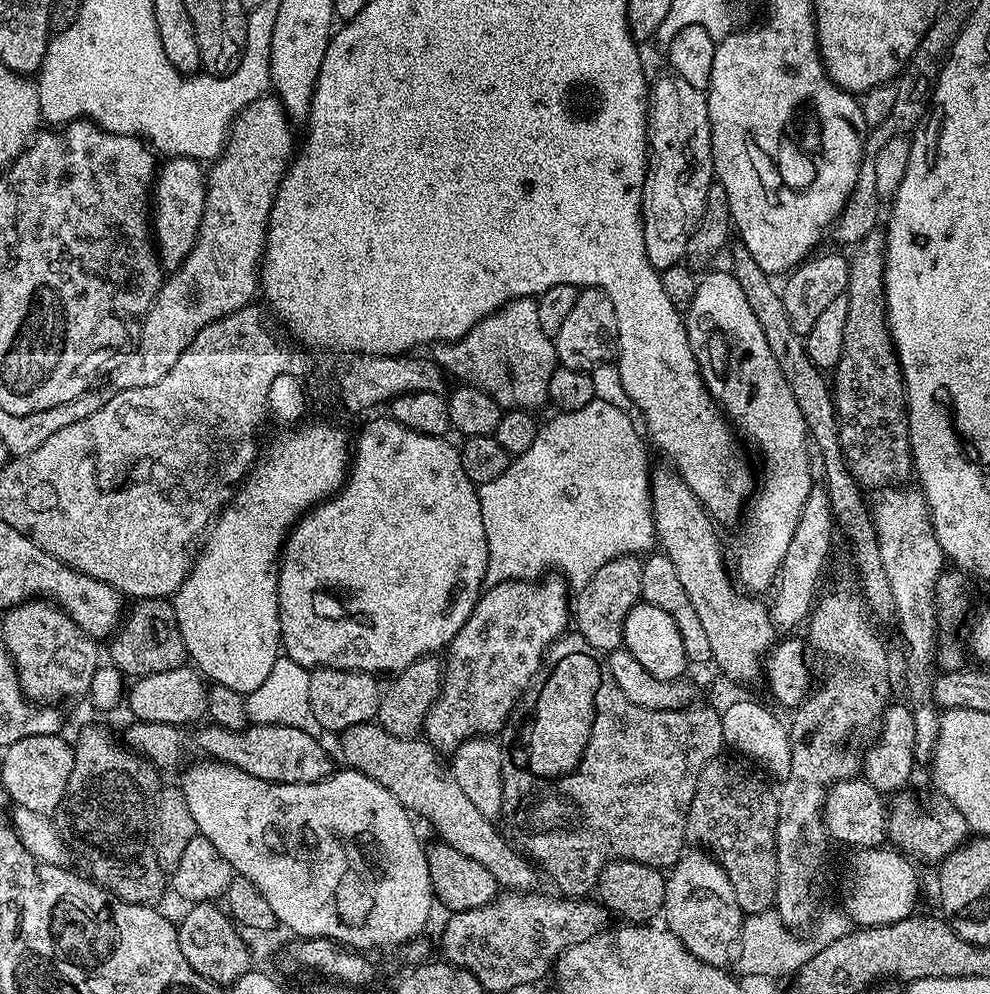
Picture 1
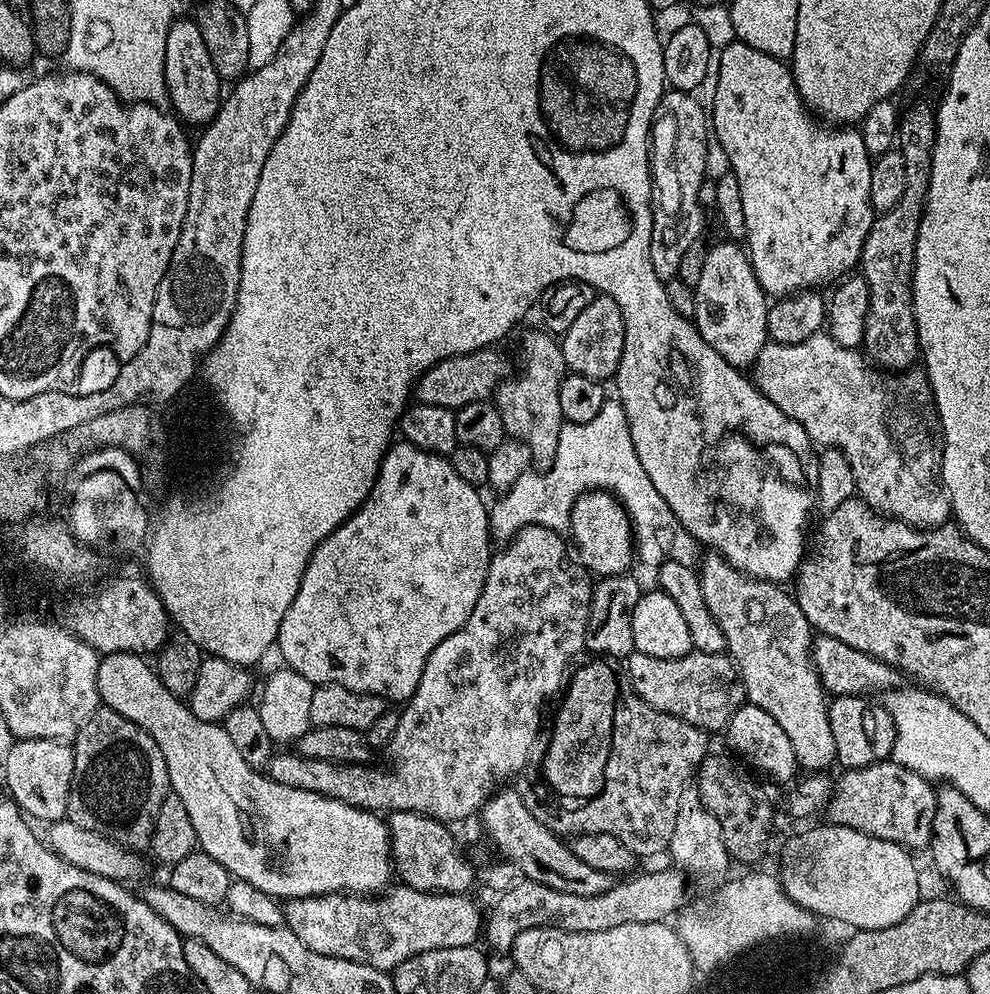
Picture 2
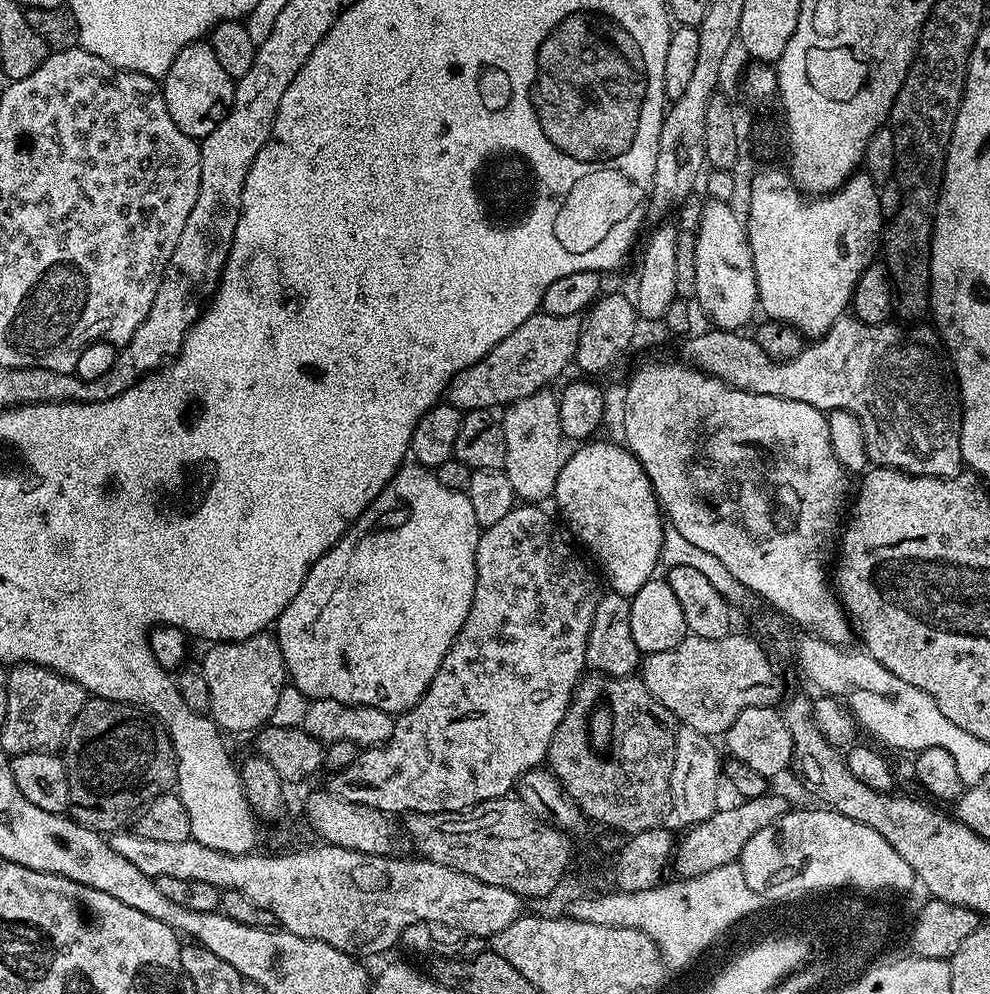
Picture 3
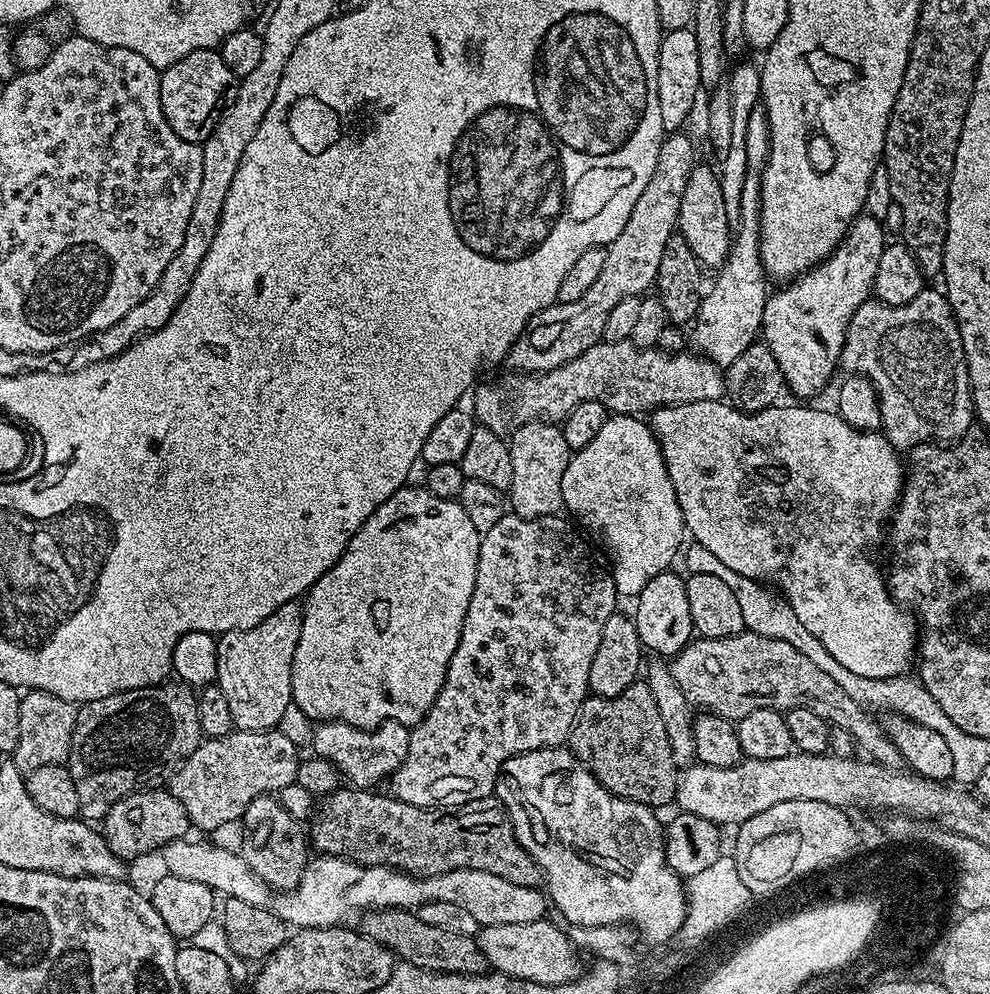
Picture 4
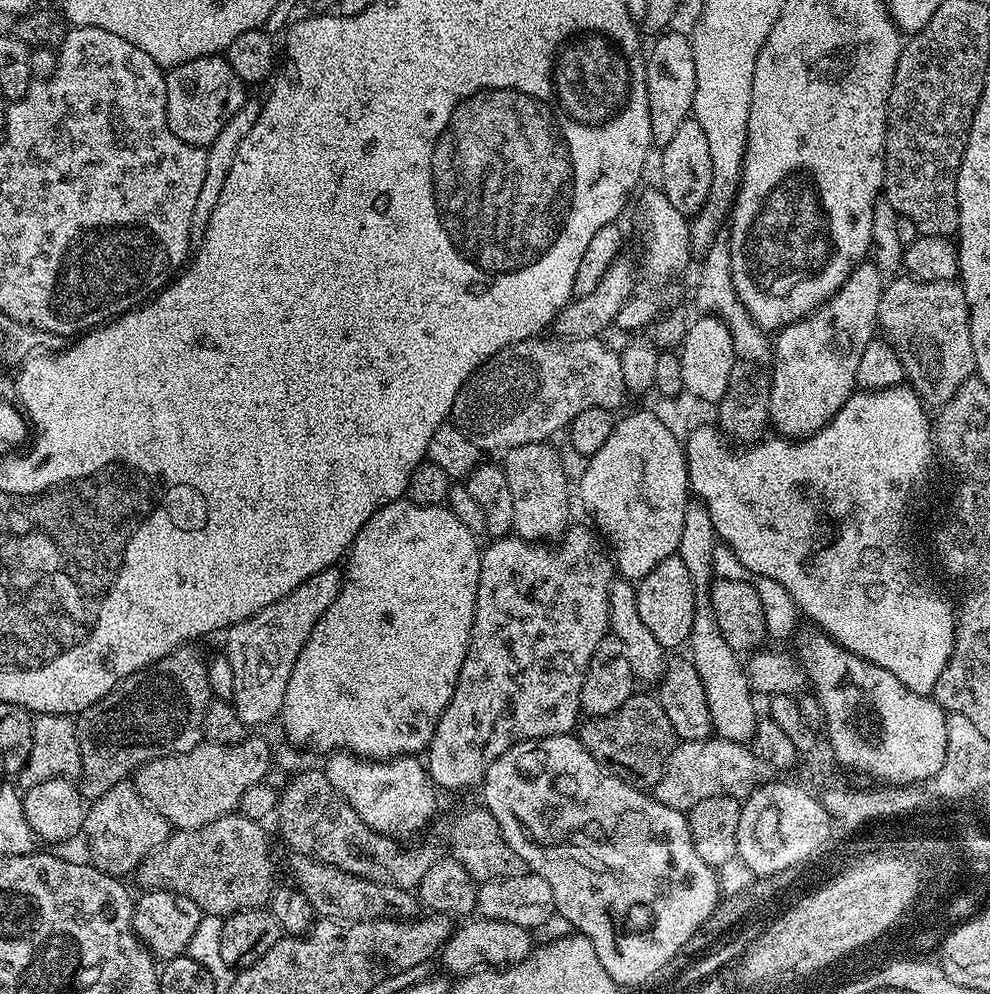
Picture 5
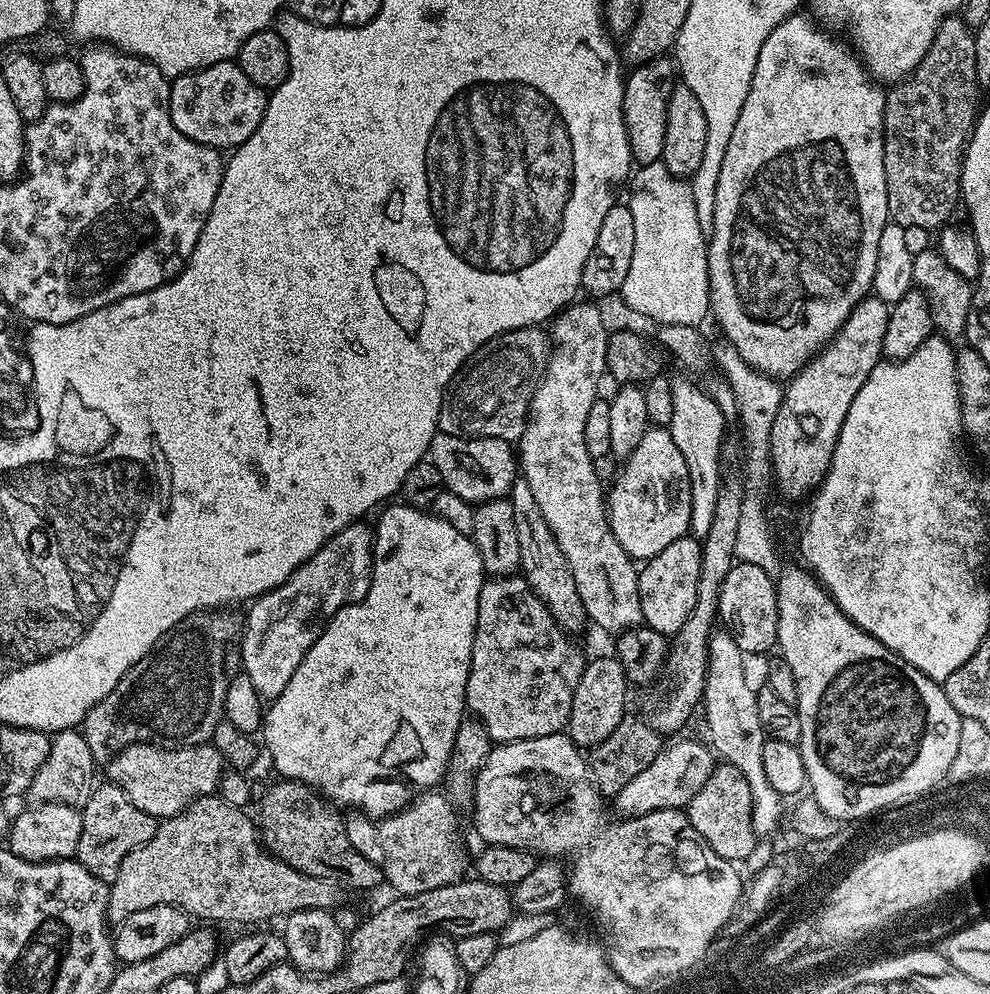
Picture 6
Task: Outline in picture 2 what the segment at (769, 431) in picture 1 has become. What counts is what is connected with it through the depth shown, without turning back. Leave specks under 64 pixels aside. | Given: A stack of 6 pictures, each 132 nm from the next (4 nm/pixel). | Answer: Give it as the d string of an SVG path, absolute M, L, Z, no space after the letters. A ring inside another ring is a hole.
M713 243L706 254L702 278L698 278L694 285L694 323L704 341L714 346L714 350L718 350L718 354L722 354L726 362L744 370L756 363L758 354L769 343L766 314L770 300L760 288L747 251L739 243L725 243Z

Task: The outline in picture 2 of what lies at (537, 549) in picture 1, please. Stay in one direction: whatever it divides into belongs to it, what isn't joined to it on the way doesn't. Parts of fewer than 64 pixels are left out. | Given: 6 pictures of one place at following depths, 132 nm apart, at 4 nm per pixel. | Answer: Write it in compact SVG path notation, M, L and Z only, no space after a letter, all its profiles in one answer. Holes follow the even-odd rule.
M605 399L602 410L598 410L598 415L591 422L565 423L558 434L558 450L554 454L551 465L540 471L544 473L536 471L540 470L530 470L522 474L522 478L518 478L518 482L514 482L514 486L510 486L508 491L499 497L500 501L496 505L494 503L491 505L488 527L497 541L500 539L500 542L507 542L531 524L557 530L567 529L572 519L572 507L577 495L589 490L603 490L611 492L626 510L628 520L632 524L634 552L639 563L641 560L652 570L659 569L660 565L666 562L682 562L682 566L691 568L699 565L702 559L701 545L682 526L682 522L674 518L674 510L666 506L666 498L658 494L654 482L650 482L646 470L642 470L642 462L638 462L638 454L634 454L634 442L630 438L630 426L626 422L626 410L621 406L619 399Z

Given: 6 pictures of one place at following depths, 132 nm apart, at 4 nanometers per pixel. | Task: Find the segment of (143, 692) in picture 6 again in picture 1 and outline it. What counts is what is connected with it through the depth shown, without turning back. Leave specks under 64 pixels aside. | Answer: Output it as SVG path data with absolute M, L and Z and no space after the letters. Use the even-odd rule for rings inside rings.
M96 724L82 729L80 737L74 740L74 766L70 770L70 782L66 782L62 805L63 827L72 831L77 846L92 863L91 879L108 888L119 900L152 906L164 888L166 892L166 874L162 866L158 866L158 854L154 854L154 813L156 797L162 787L161 773L156 765L125 746L117 737L116 740Z

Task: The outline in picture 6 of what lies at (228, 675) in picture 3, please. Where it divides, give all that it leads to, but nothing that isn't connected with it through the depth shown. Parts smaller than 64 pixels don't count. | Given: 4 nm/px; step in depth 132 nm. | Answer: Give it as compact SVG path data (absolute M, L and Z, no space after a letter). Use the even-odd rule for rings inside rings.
M357 522L338 530L282 586L272 588L251 601L248 617L242 620L240 663L243 675L250 678L261 701L271 702L286 690L286 682L306 650L322 634L333 614L347 604L358 602L372 585L372 542L374 532L367 523Z

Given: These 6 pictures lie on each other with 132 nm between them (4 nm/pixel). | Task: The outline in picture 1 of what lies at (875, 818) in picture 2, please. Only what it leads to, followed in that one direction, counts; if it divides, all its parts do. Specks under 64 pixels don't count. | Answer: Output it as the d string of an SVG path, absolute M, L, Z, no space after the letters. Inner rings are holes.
M907 792L897 793L888 806L887 839L905 855L926 862L941 863L970 836L971 828L962 812L949 800L939 799L934 810L925 812L919 800Z

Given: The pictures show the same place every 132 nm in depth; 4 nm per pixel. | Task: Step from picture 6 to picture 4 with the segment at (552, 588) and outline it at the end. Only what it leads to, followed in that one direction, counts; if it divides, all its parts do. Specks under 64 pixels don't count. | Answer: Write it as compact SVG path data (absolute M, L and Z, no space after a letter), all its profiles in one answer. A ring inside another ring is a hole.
M530 422L511 433L510 463L514 465L514 478L510 489L510 508L513 513L527 520L555 516L564 508L562 474L570 459L564 429L560 424Z

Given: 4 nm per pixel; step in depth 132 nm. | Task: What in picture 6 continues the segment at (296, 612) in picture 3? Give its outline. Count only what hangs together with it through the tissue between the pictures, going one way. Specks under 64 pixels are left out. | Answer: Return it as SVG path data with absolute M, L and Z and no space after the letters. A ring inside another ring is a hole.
M403 502L389 503L380 514L376 524L374 523L370 590L358 602L347 604L333 614L314 646L306 650L306 658L298 662L298 670L294 670L290 682L286 682L286 690L282 690L282 694L278 694L278 698L267 705L262 721L263 747L272 758L273 769L277 773L280 772L279 775L283 779L308 784L313 792L323 796L333 805L341 809L359 810L363 815L373 818L401 812L420 793L435 789L445 779L452 759L452 743L466 712L464 691L478 622L478 598L486 579L482 558L472 537L458 534L458 530L454 530L454 526L450 526L450 522L446 522L443 516L437 516L422 508L413 508L411 504Z

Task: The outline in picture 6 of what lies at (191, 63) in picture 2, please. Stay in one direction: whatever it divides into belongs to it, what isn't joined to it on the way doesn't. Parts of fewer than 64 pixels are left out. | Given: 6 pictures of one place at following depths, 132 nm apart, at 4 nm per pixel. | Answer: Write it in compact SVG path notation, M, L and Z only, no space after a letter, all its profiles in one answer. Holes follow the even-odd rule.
M223 60L175 77L171 85L170 118L174 126L178 126L186 138L211 148L234 150L247 142L250 134L258 130L264 112L268 109L265 89L254 86L254 82L242 74L239 63L231 60Z

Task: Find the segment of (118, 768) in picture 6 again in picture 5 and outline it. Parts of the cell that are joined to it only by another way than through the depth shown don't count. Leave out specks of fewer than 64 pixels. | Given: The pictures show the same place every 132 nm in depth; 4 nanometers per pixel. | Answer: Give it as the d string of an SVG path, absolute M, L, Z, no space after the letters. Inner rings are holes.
M249 735L247 740L237 744L209 744L201 742L194 750L186 750L177 756L163 756L146 762L134 773L134 783L138 794L162 818L168 820L173 829L198 830L223 816L233 815L239 809L242 796L255 784L265 783L268 771L273 771L272 751L259 735Z

